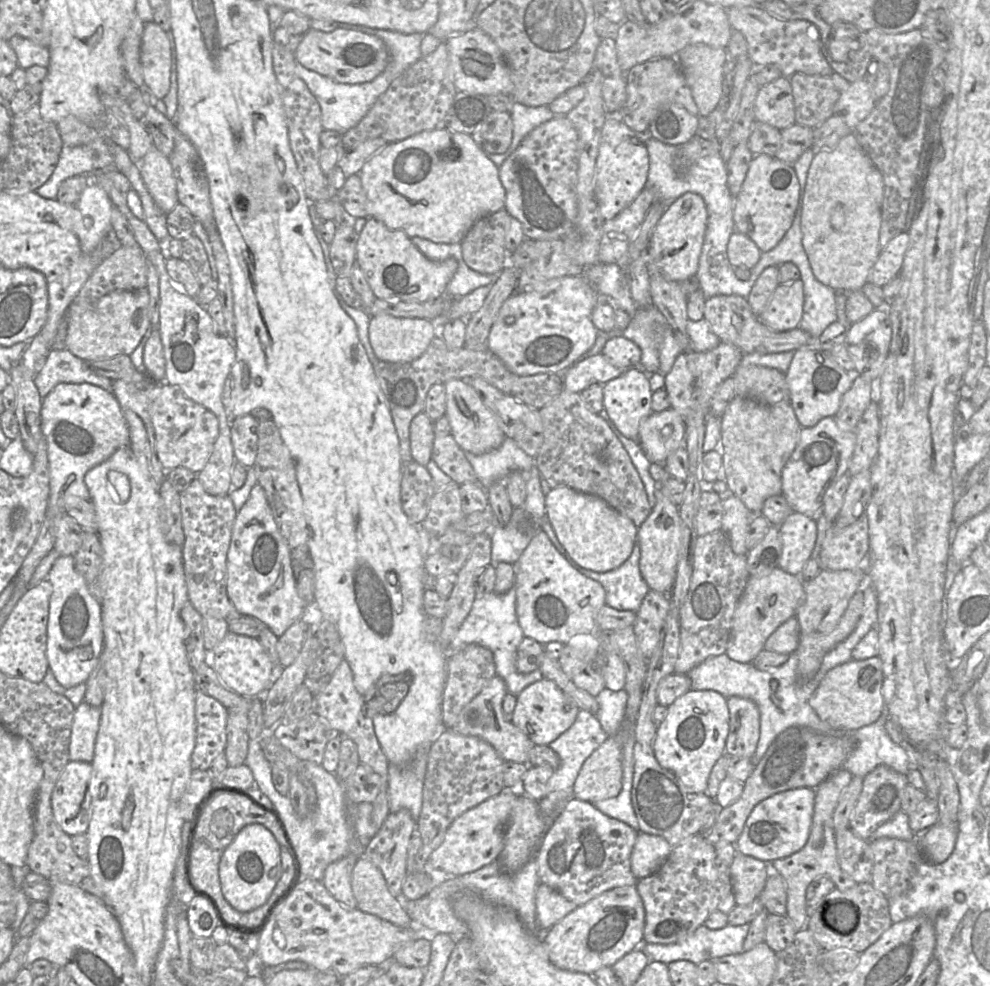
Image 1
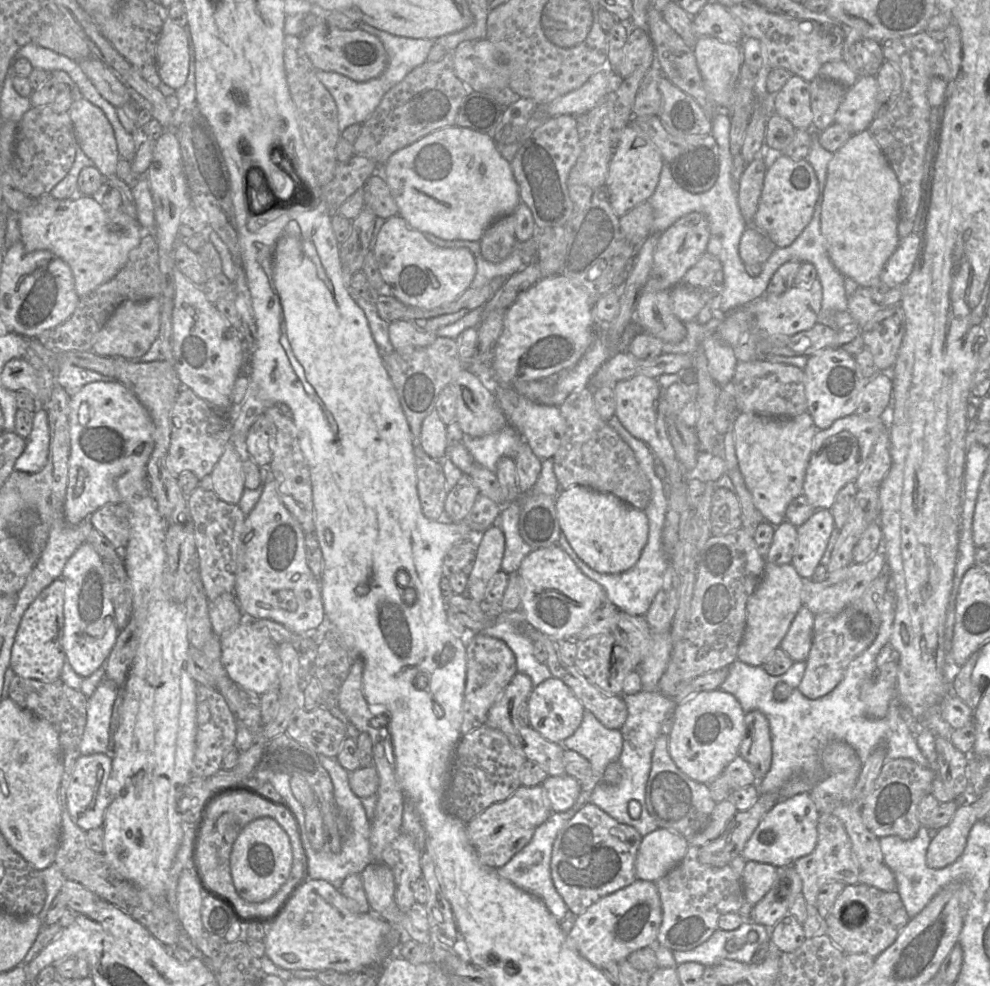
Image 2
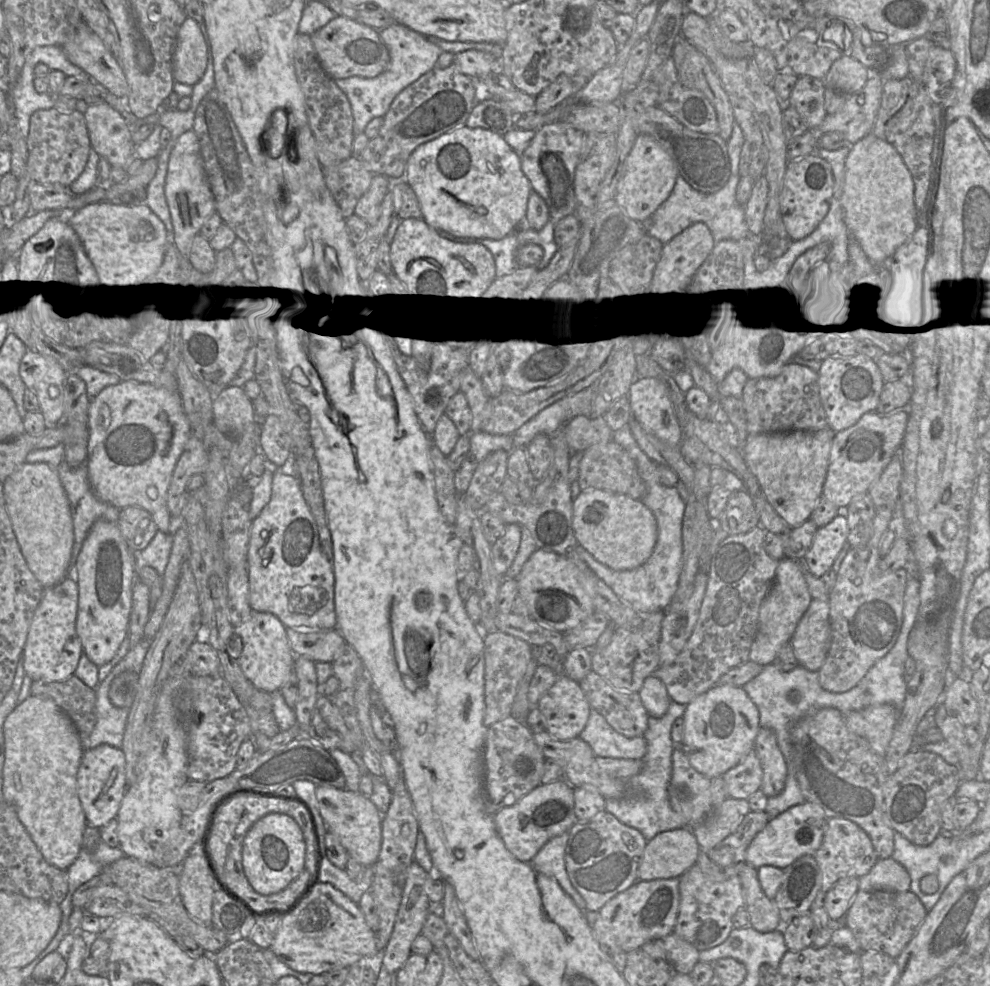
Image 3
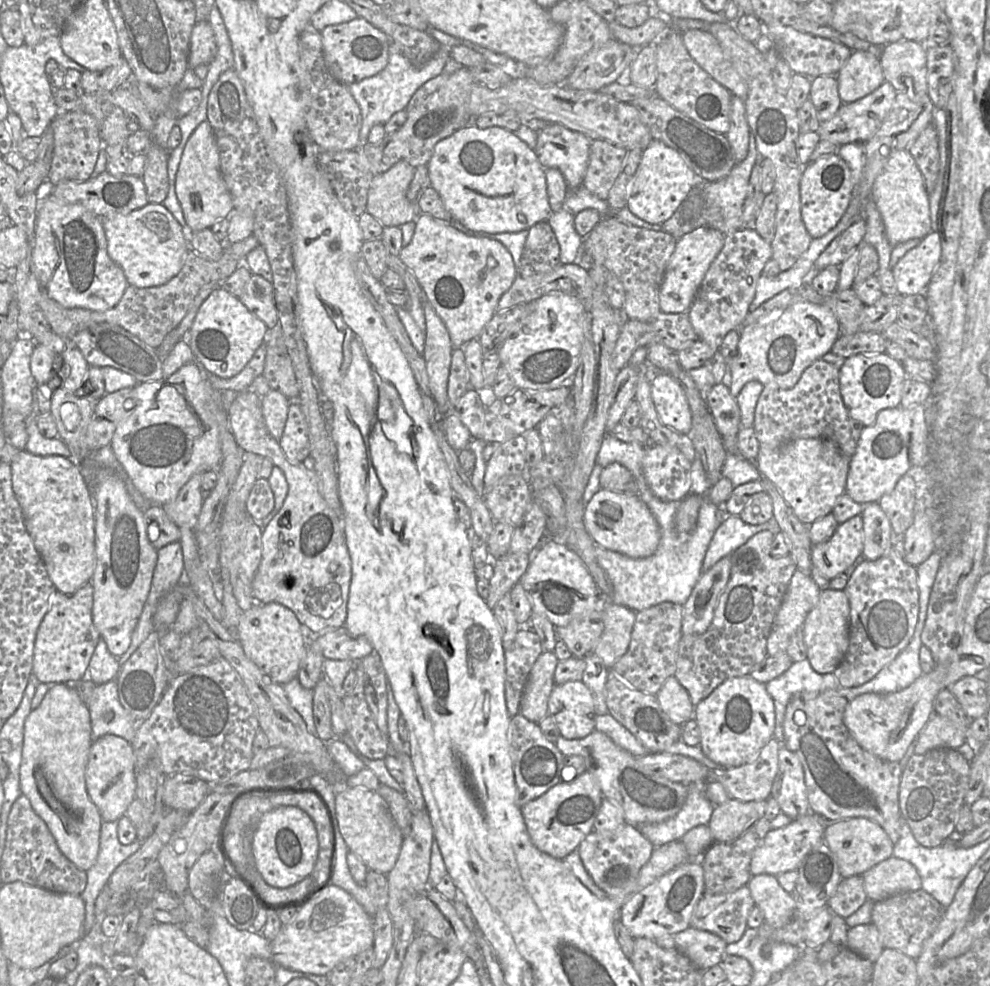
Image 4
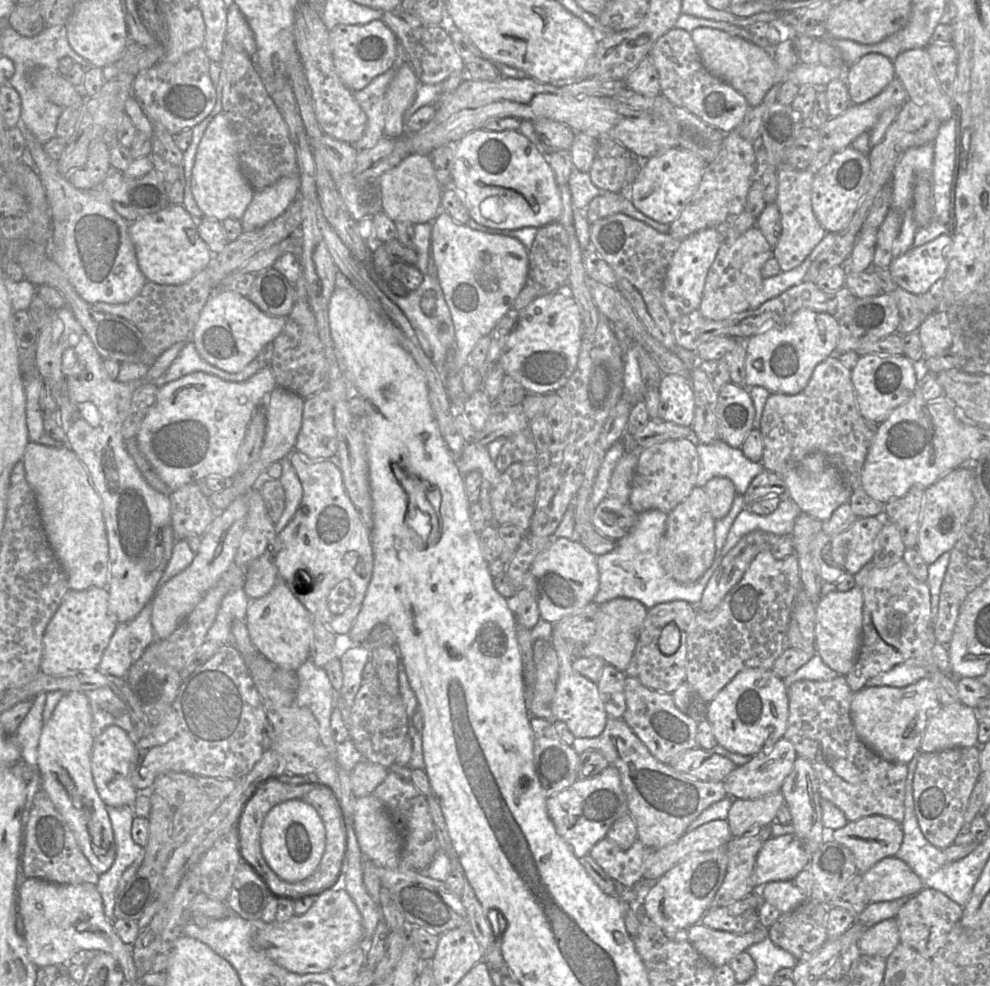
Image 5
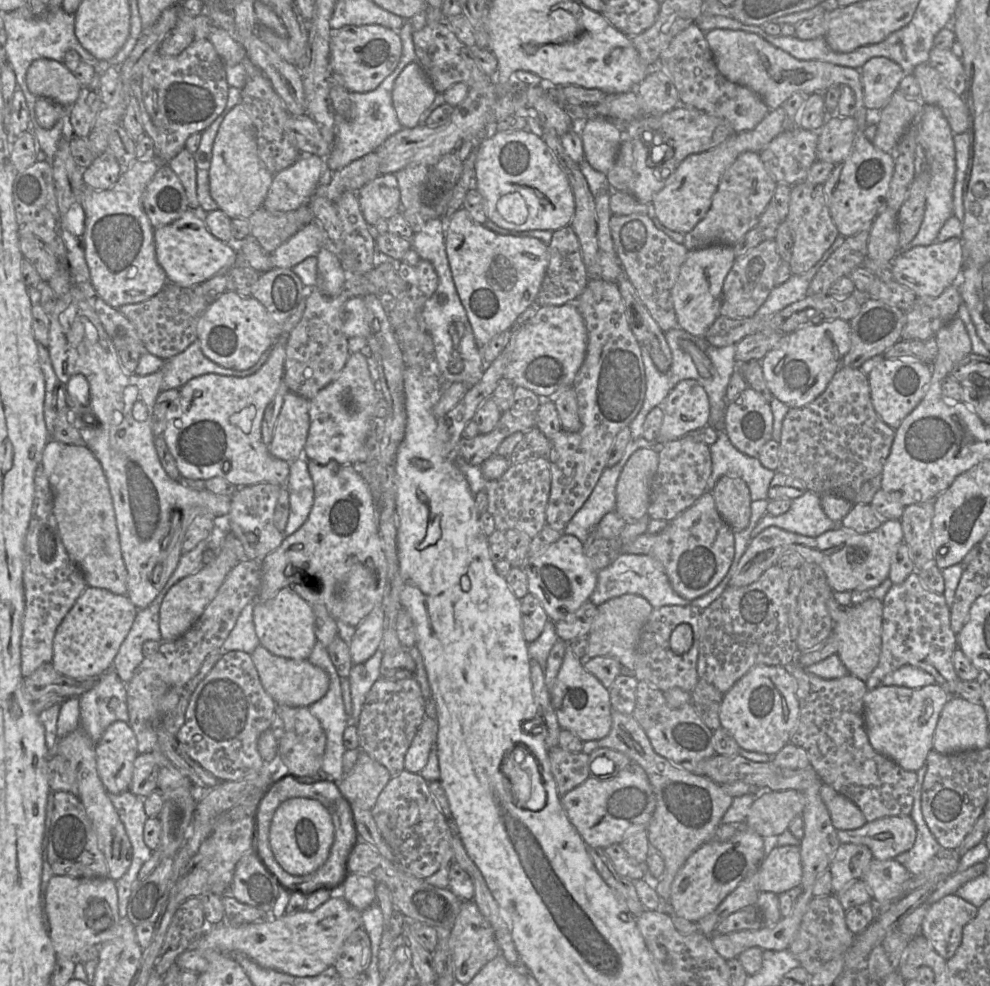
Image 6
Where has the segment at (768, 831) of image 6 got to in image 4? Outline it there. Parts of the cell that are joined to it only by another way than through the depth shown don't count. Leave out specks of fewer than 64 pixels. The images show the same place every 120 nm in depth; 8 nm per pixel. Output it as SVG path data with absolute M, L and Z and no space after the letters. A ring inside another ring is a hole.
M729 798L715 805L708 822L714 842L729 842L740 836L753 822L765 815L766 801Z

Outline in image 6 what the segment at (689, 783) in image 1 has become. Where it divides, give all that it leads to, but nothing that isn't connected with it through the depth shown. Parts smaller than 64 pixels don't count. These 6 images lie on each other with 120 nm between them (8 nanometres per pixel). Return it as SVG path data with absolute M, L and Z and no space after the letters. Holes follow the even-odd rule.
M757 665L724 693L719 711L721 727L746 751L770 756L778 753L794 733L799 720L797 683L785 667Z

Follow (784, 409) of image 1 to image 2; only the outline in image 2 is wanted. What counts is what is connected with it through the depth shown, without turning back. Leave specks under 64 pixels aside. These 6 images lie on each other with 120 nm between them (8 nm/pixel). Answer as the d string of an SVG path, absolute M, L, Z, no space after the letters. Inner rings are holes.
M739 412L732 423L735 454L754 505L764 519L778 526L786 521L789 503L803 494L812 443L820 429L809 413L793 418L772 418Z

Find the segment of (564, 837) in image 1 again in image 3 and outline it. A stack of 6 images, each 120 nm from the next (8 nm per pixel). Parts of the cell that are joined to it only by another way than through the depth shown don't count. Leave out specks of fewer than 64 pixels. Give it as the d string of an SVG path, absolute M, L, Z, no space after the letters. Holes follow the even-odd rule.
M607 811L597 813L588 822L577 821L569 829L565 847L565 867L573 888L583 901L583 910L597 912L610 899L639 880L638 868L647 842L640 831L623 824Z

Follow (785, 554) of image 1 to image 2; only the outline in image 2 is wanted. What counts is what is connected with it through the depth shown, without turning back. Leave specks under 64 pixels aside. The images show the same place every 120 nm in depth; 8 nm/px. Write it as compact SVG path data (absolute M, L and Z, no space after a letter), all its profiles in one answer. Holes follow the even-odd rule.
M817 509L805 523L797 527L797 547L791 564L804 580L810 579L816 567L821 563L821 558L834 528L834 519L830 510L824 509Z

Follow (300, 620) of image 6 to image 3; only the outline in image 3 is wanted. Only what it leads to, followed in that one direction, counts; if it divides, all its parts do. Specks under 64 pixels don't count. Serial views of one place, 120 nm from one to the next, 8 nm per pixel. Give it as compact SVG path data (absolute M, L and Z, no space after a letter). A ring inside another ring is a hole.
M254 612L248 621L234 627L227 651L259 690L269 693L279 691L293 672L296 655L290 647L286 631L287 627L280 619L268 612Z

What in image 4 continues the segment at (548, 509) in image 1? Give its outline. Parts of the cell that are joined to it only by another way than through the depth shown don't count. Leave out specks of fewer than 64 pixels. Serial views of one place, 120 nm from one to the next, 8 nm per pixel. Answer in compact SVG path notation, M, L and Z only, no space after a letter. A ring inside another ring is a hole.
M600 489L584 508L584 526L594 543L630 558L653 555L660 543L660 528L647 504L636 493Z

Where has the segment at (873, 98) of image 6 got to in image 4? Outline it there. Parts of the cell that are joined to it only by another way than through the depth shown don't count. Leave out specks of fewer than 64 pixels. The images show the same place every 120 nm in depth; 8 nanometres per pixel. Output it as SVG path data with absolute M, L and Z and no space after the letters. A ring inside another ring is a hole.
M852 51L836 74L838 93L843 103L855 102L884 83L880 56L876 52Z

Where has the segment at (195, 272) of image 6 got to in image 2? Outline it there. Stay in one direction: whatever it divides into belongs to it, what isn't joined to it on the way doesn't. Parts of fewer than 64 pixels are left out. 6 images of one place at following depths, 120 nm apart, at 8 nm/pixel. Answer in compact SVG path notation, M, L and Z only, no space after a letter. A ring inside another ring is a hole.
M82 195L67 199L42 196L17 218L19 240L26 250L48 250L63 259L72 270L79 297L112 279L126 263L129 252L139 245L144 232L135 216L122 209L105 210L93 197Z

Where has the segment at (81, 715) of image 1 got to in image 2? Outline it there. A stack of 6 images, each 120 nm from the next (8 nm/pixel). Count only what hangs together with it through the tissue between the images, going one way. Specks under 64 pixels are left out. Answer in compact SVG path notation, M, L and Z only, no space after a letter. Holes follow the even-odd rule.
M104 678L93 695L88 697L87 722L80 743L81 755L104 753L113 757L111 719L121 691L121 687Z

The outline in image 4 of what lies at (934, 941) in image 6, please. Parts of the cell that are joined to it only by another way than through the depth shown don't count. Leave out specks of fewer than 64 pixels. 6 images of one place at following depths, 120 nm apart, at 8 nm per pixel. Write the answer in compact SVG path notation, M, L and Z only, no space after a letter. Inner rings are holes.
M922 889L901 892L874 902L871 923L877 927L884 948L898 950L908 957L917 959L924 942L939 925L945 910L946 907Z

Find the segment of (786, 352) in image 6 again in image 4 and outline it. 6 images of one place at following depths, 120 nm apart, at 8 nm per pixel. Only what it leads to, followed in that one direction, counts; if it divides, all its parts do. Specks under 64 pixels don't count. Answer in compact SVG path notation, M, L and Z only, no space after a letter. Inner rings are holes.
M797 302L784 310L774 310L754 324L743 328L739 333L738 351L731 365L727 366L722 383L729 387L733 396L737 396L743 386L750 381L758 381L764 386L789 389L799 381L804 370L813 362L829 353L840 335L840 325L833 310L811 302Z

